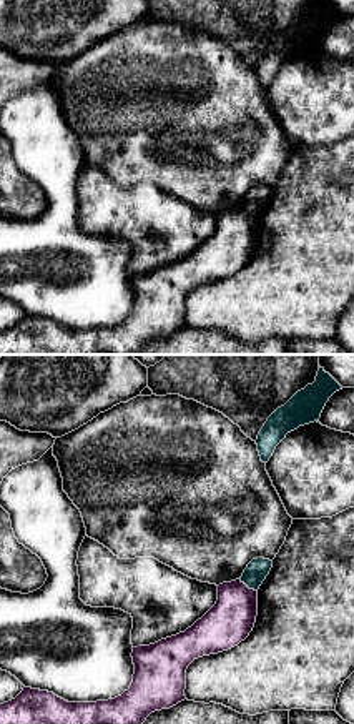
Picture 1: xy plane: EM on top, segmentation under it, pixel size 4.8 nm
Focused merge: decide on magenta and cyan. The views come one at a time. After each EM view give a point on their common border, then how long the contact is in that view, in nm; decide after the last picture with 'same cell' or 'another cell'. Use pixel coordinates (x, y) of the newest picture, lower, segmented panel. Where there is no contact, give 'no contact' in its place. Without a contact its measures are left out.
meets magenta at (246, 586); contact 110 nm long

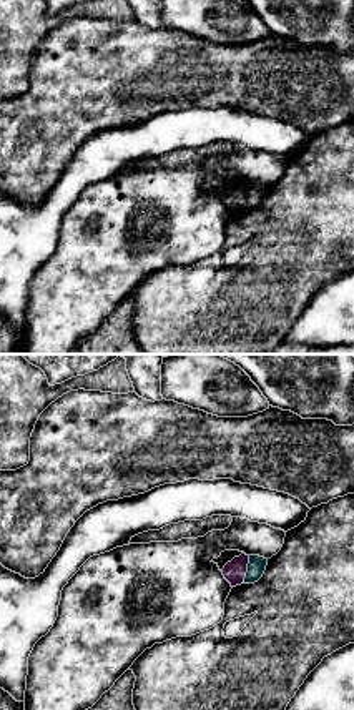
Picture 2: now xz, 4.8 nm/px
meets magenta at (246, 569); contact 140 nm long

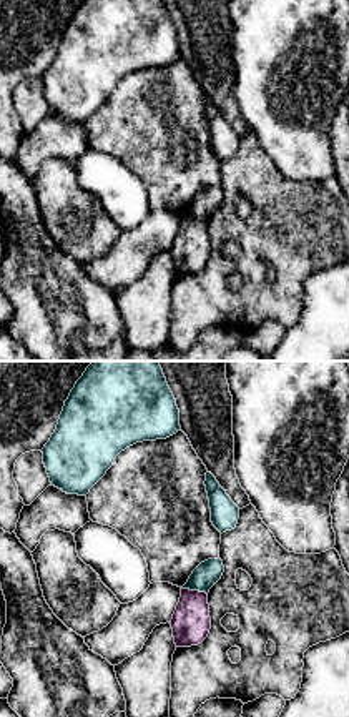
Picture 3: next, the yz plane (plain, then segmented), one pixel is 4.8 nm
meets magenta at (195, 591); contact 120 nm long

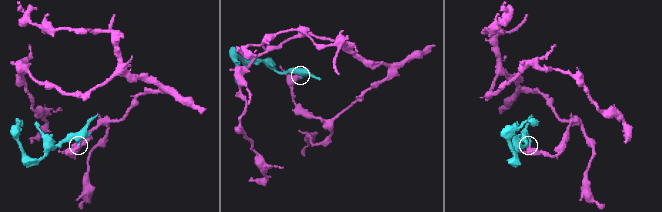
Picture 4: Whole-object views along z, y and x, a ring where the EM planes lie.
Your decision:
another cell

